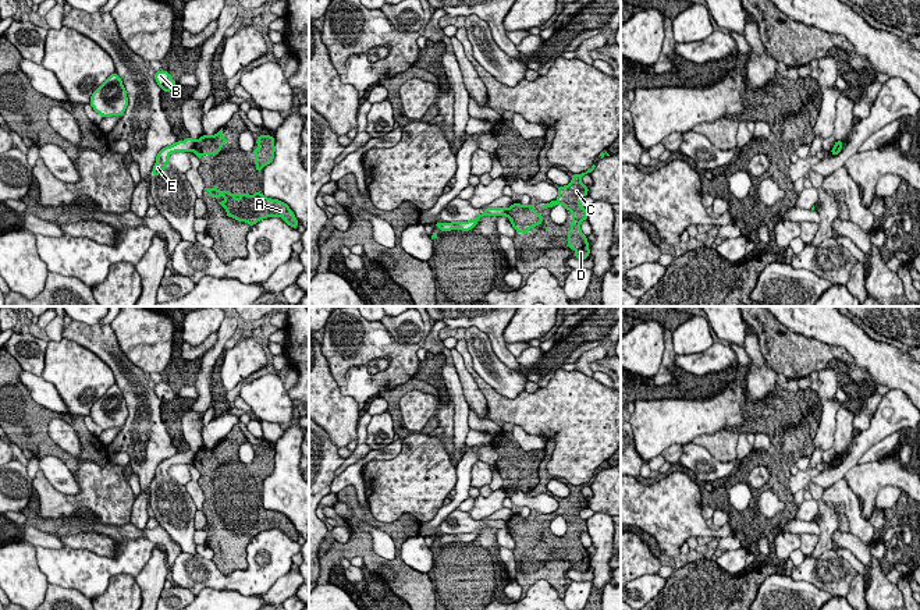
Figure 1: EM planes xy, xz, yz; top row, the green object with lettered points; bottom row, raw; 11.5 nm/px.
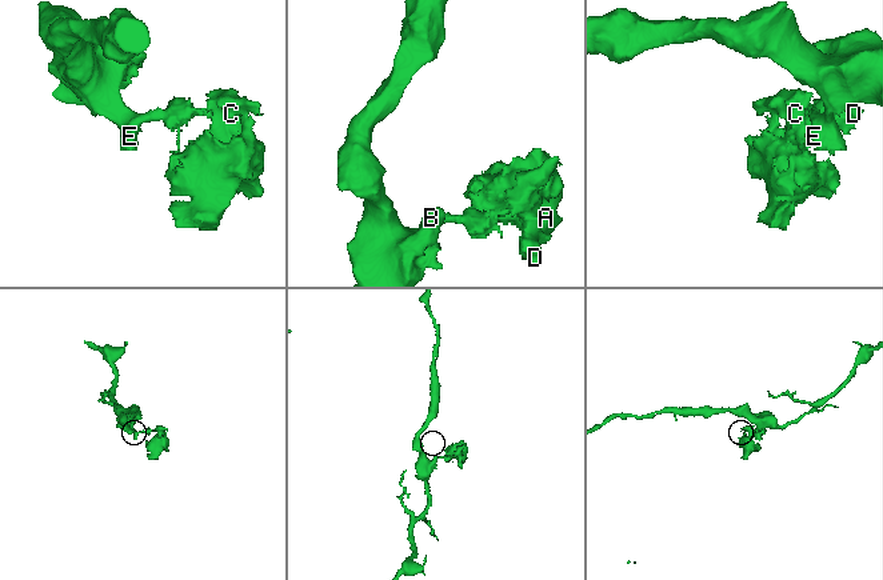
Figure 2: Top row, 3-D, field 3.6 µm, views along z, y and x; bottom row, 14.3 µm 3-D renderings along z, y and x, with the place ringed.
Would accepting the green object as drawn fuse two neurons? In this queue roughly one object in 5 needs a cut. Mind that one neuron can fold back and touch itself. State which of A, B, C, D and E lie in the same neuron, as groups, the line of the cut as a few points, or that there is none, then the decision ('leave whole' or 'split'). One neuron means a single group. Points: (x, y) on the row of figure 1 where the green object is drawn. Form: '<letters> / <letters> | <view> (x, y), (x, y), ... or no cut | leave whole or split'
A C D / B E | xy (195, 141), (192, 149) | split

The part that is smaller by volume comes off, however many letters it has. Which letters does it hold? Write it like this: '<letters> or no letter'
A, C, D

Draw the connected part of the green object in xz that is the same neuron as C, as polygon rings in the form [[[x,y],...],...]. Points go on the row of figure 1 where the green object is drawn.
[[[594,164],[580,174],[573,174],[571,182],[564,187],[558,187],[557,201],[550,201],[547,205],[543,205],[543,209],[554,208],[561,203],[566,210],[571,212],[573,220],[571,221],[571,231],[568,233],[568,248],[575,251],[575,258],[585,260],[590,255],[589,242],[586,235],[580,231],[580,223],[587,220],[586,208],[580,206],[580,199],[587,196],[589,188],[582,182],[585,174],[592,174]]]

